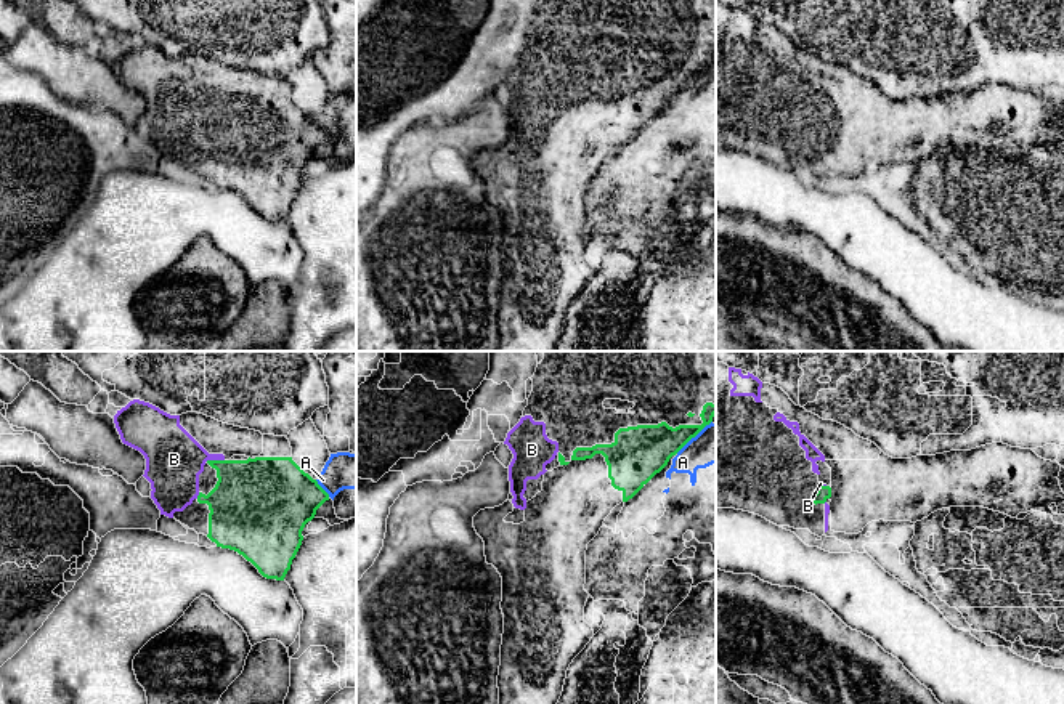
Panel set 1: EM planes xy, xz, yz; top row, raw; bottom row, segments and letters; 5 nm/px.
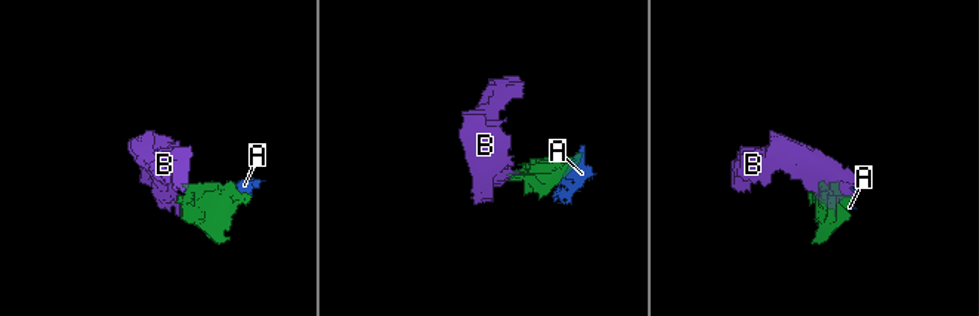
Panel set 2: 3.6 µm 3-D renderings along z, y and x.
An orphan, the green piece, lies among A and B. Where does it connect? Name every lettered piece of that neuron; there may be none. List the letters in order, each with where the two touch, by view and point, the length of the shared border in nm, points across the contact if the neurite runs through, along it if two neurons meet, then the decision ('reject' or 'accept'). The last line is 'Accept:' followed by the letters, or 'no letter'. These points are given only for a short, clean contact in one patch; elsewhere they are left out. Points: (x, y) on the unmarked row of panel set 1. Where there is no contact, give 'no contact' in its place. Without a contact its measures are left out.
A: xy (321, 129) | 120 nm | along xy (315, 121), (329, 137) | reject
B: xy (214, 101) | 100 nm | accept
Accept: B

